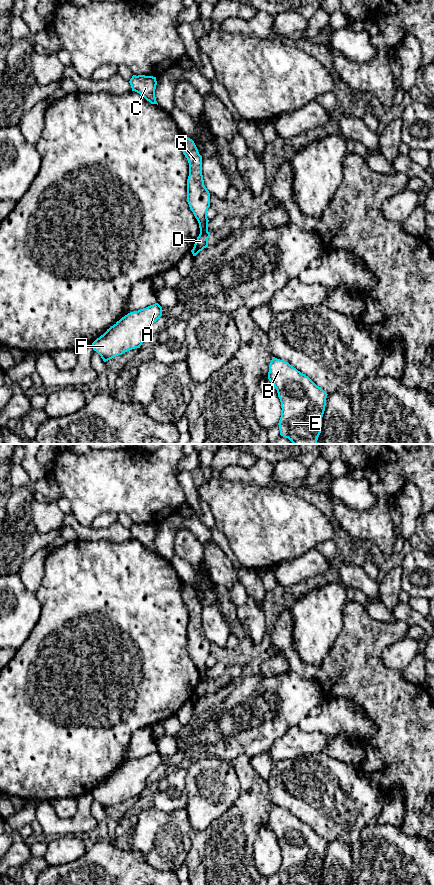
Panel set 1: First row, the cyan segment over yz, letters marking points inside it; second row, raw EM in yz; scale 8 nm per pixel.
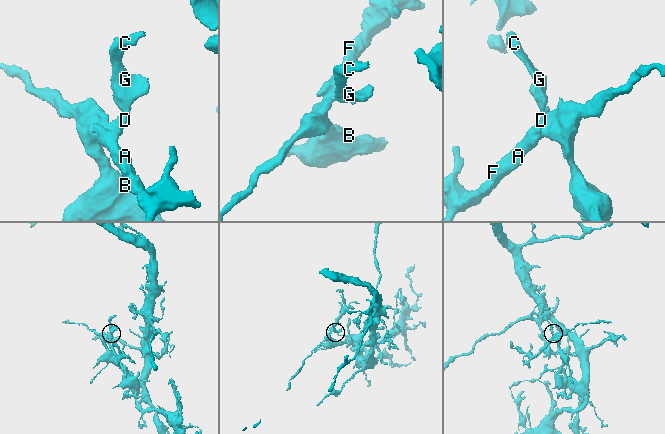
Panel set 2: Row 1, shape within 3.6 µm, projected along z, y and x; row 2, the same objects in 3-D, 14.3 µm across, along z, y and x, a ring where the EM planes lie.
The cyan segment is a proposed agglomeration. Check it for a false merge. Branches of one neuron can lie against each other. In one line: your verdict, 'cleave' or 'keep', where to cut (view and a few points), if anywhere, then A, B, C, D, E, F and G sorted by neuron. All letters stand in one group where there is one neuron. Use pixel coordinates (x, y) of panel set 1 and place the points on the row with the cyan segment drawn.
cleave; cut in yz along (207, 231), (200, 233); A B D E F / C G

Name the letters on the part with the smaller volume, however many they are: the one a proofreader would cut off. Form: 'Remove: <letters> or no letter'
Remove: C, G

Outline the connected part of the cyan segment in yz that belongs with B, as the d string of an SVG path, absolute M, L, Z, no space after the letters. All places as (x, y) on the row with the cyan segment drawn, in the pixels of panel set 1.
M275 357L269 365L268 379L276 388L281 402L282 410L278 423L280 435L293 444L317 444L328 395L326 391L288 362Z

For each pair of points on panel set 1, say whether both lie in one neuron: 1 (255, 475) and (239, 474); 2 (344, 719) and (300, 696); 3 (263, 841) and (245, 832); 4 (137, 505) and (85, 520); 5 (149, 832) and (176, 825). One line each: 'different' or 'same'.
1: same
2: different
3: different
4: same
5: same

